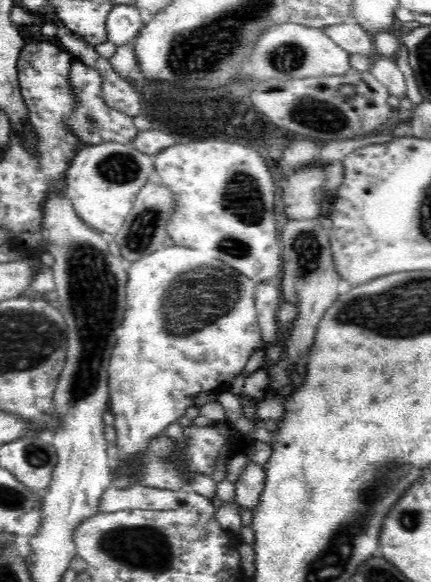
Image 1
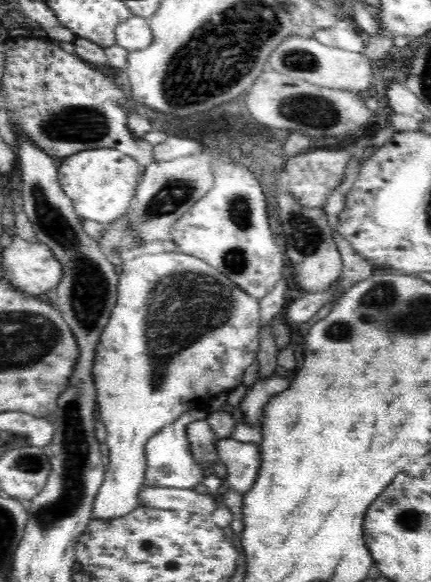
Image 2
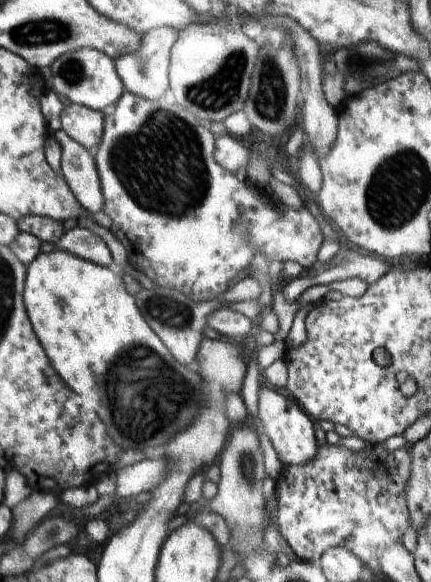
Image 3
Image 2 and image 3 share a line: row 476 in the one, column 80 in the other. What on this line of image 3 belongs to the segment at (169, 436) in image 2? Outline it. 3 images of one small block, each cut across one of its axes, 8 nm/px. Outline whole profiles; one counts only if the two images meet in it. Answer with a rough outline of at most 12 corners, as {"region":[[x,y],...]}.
{"region":[[62,129],[61,174],[90,215],[105,200],[93,156]]}

